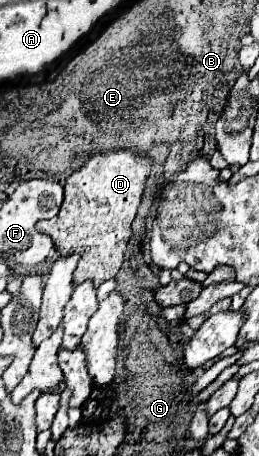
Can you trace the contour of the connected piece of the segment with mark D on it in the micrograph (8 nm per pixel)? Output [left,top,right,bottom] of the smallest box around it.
[38,149,152,287]

